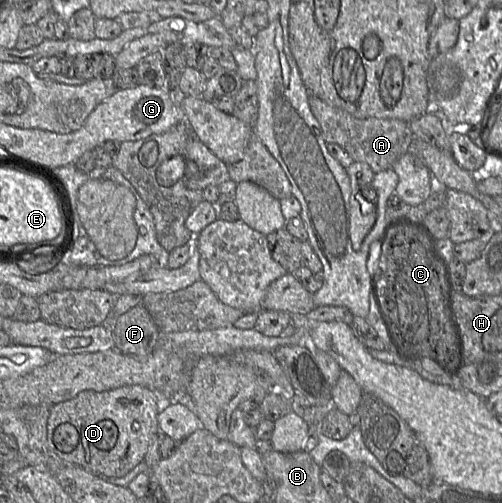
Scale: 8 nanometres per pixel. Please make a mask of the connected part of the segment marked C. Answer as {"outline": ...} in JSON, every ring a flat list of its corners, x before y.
{"outline":[[407,224,391,228,378,256,375,273,382,309,401,350,416,359,436,360,452,373,458,373,464,361,452,311,452,283,431,254,428,238]]}

